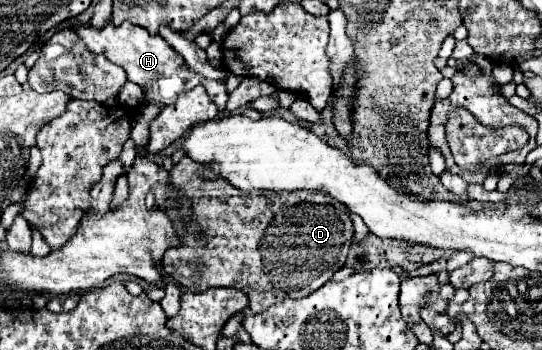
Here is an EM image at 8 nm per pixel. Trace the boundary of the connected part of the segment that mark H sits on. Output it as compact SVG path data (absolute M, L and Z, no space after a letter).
M106 22L104 28L94 28L92 24L80 24L74 30L82 38L82 42L86 44L86 48L90 52L104 54L110 62L122 66L126 70L126 74L128 74L128 80L144 88L144 96L148 100L154 100L154 102L158 102L162 106L174 104L180 94L192 90L198 84L202 84L206 88L206 92L208 92L208 98L214 100L214 104L220 110L226 108L226 100L228 100L226 86L214 82L214 80L206 80L206 78L200 80L200 76L196 72L190 72L186 68L182 56L178 56L178 52L174 52L174 48L170 48L164 38L150 36L146 32L146 28L134 26L130 22L122 22L120 26L114 26L112 22Z

